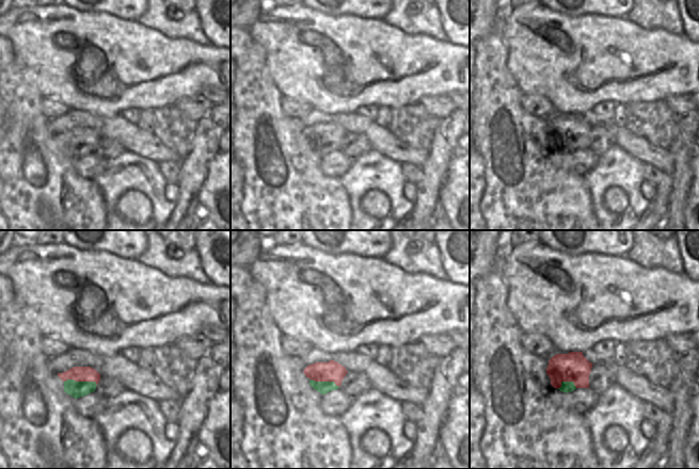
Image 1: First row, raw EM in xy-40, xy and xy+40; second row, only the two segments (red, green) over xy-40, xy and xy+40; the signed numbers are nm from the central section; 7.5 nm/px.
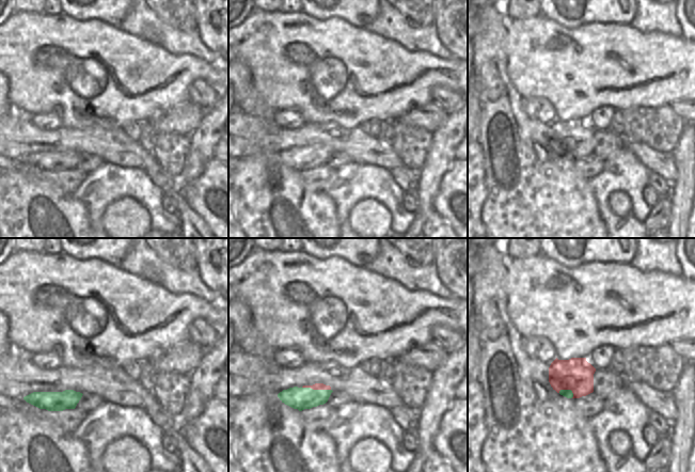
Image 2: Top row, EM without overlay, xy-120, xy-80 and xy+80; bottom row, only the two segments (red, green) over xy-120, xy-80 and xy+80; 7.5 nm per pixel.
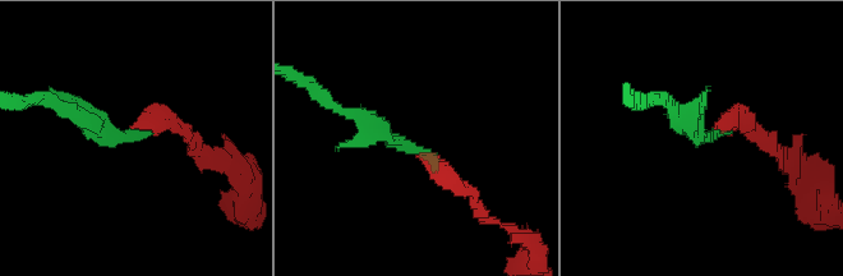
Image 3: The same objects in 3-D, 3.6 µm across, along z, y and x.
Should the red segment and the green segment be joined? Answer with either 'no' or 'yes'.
yes

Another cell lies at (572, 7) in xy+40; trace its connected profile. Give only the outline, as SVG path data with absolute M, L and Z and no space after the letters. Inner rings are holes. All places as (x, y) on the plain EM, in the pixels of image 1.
M540 0L552 11L577 17L579 15L605 15L625 17L634 5L634 0Z

